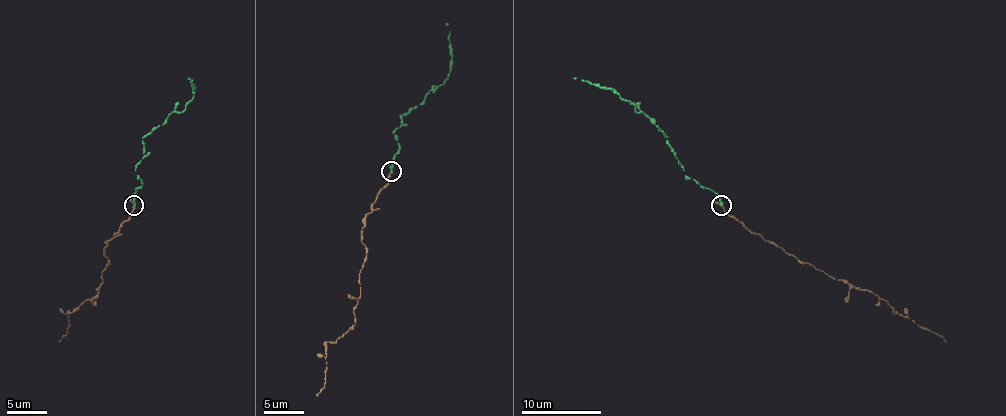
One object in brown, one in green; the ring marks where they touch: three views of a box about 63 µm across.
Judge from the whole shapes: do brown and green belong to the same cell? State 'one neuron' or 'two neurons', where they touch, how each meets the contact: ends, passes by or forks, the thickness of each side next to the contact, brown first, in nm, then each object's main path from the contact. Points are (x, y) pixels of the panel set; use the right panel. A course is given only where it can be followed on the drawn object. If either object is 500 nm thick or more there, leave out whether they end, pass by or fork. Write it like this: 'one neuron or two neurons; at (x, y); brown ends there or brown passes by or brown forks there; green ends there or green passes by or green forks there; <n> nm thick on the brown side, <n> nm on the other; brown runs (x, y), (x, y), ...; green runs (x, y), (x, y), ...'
one neuron; at (721, 205); brown passes by; green ends there; 150 nm thick on the brown side, 240 nm on the other; brown runs (720, 205), (746, 226), (801, 262), (861, 290), (873, 292), (895, 312), (946, 342); green runs (722, 205), (718, 195), (686, 175), (666, 135), (640, 111), (638, 113), (632, 103), (610, 89), (574, 79)

